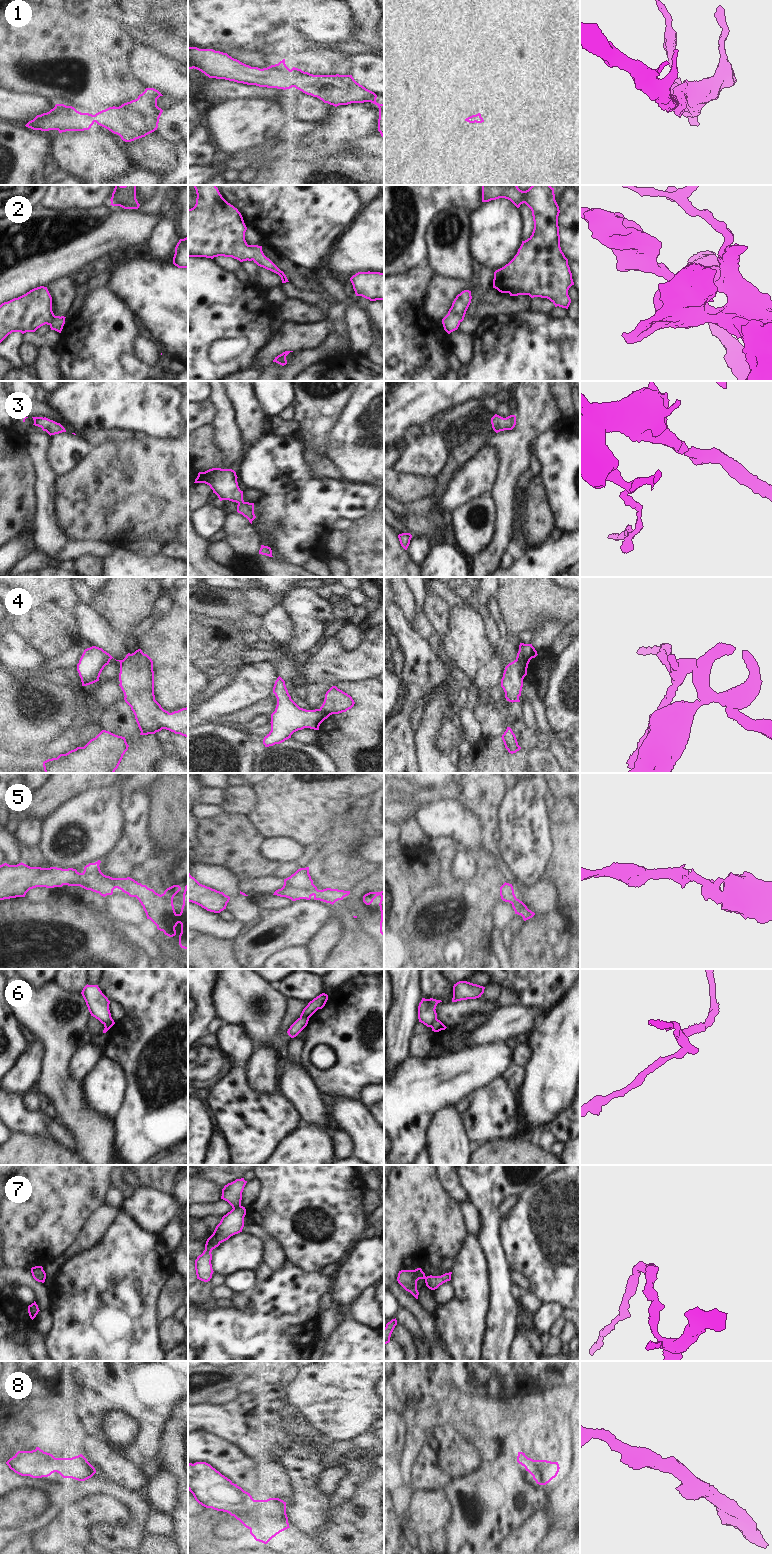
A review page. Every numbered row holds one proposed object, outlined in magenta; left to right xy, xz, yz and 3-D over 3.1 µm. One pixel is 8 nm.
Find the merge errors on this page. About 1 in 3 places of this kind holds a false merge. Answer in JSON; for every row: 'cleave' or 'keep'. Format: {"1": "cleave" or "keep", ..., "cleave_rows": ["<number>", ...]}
{"1": "keep", "2": "keep", "3": "keep", "4": "cleave", "5": "keep", "6": "cleave", "7": "cleave", "8": "keep", "cleave_rows": ["4", "6", "7"]}

